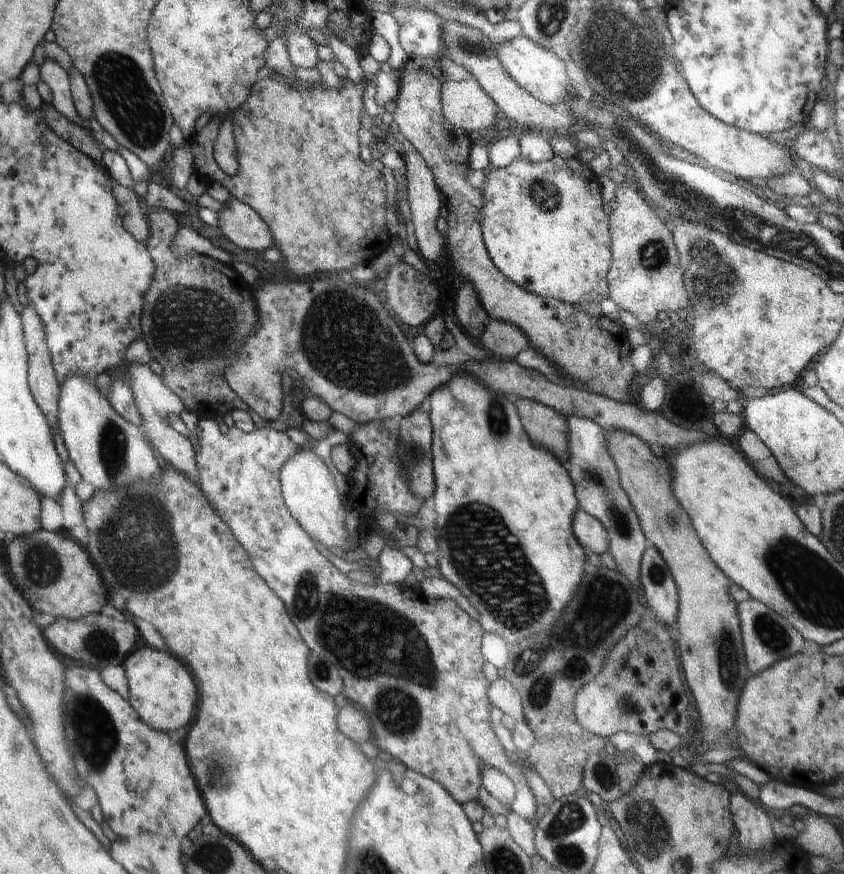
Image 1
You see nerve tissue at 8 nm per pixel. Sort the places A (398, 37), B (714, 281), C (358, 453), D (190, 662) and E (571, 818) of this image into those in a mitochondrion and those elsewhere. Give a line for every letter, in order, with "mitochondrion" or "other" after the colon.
A: other
B: mitochondrion
C: other
D: other
E: mitochondrion

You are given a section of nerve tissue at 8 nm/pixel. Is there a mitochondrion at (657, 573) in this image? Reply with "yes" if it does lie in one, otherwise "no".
yes

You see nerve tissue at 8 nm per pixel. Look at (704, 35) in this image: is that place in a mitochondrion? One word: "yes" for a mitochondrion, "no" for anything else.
no

